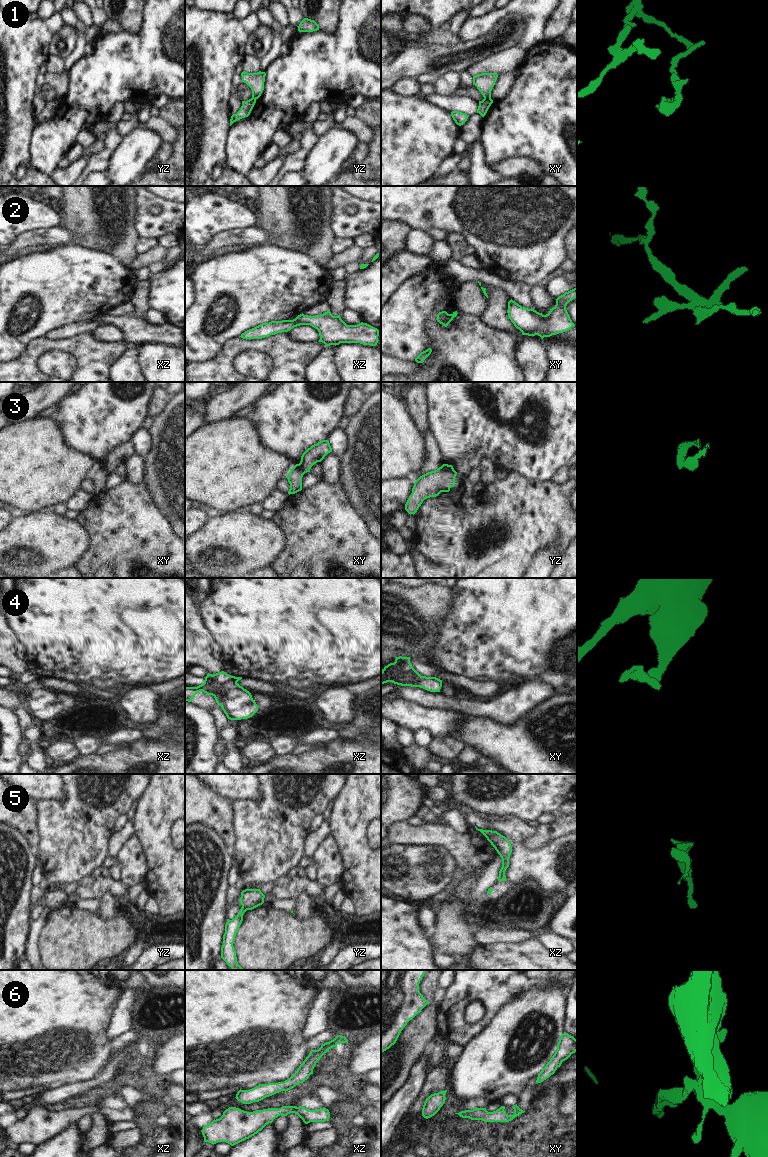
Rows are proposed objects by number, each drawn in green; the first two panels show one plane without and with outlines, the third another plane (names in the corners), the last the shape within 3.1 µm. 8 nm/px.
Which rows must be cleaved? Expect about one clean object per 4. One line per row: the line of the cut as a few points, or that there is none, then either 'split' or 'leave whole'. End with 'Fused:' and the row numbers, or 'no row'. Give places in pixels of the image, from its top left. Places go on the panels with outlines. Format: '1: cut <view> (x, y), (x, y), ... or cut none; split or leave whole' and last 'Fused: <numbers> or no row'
1: cut xy (490, 97), (484, 99); split
2: cut none; leave whole
3: cut xy (297, 464), (304, 473); split
4: cut xz (232, 676), (223, 684), (223, 699), (219, 704); split
5: cut yz (242, 906), (247, 909); split
6: cut none; leave whole
Fused: 1, 3, 4, 5

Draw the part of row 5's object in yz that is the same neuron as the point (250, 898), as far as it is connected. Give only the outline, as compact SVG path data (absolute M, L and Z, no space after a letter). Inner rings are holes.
M245 889L241 892L239 899L242 907L252 910L264 903L265 895L260 889Z

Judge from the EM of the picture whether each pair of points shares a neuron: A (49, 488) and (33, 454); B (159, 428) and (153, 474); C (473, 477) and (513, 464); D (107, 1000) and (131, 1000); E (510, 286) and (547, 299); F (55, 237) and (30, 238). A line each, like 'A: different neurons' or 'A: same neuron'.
A: same neuron
B: same neuron
C: different neurons
D: different neurons
E: different neurons
F: same neuron

